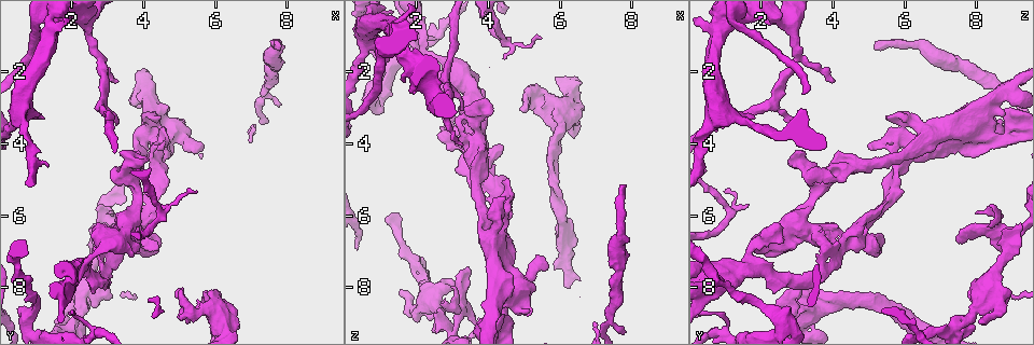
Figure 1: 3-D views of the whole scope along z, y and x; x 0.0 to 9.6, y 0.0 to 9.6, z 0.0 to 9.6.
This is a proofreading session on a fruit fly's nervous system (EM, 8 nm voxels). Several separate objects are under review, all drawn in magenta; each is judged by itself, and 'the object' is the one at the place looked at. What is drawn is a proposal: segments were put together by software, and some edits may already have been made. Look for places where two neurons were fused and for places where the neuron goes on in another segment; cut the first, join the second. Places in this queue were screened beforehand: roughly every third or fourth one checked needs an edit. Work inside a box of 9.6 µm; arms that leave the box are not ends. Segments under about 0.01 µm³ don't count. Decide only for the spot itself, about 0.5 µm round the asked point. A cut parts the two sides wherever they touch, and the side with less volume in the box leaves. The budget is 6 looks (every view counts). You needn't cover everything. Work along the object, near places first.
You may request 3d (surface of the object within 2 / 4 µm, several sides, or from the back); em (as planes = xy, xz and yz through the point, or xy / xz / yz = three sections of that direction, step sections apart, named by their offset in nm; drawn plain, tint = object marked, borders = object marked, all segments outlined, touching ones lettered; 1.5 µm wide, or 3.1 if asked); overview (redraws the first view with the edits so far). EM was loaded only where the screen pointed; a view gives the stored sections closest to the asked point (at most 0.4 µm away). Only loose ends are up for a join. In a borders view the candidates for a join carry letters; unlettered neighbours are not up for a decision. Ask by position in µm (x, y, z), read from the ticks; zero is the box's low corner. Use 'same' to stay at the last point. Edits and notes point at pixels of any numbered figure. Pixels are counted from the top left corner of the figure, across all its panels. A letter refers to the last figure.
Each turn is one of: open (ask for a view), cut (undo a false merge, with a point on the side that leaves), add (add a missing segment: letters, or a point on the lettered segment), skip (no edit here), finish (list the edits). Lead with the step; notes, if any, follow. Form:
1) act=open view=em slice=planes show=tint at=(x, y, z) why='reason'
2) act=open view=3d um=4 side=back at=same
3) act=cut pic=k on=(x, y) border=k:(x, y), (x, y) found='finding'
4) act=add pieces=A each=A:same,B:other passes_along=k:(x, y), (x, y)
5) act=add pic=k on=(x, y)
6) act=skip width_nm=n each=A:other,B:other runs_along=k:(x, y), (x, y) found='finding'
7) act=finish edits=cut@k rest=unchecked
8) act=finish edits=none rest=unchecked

act=open view=em slice=xy step=8 show=tint at=(2.90, 6.85, 3.85) why='abrupt turn'

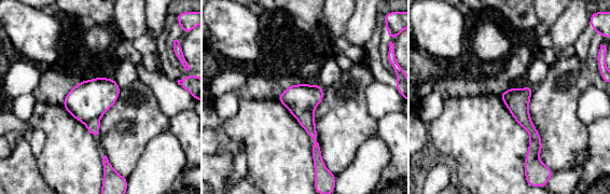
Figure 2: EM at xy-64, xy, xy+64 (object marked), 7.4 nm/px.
act=open view=em slice=planes show=tint at=same why='another direction'

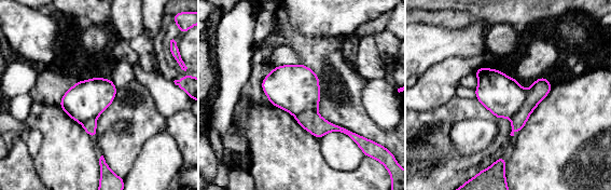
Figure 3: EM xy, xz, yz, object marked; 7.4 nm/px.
act=open view=em slice=planes show=borders at=same why='what lies round it'

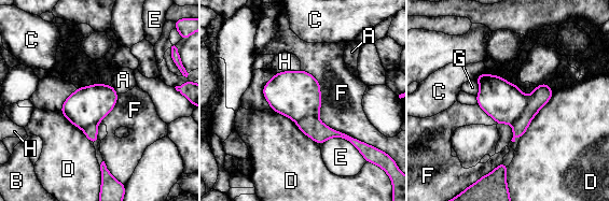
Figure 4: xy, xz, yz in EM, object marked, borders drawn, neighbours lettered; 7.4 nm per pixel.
act=cut pic=4 on=(504, 102) width_nm=300 each=A:other,B:other,C:other,D:other,E:other,F:other,G:other,H:other border=4:(528, 97), (524, 112), (512, 123) found='a second neuron is stuck on'

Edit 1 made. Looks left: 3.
act=open view=3d um=4 side=back at=(5.00, 8.00, 3.10) why='free end'

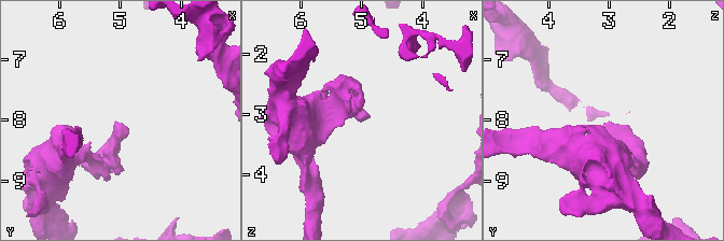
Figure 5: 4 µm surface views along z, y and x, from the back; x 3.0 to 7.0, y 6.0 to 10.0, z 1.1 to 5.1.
act=open view=em slice=xy step=8 show=borders at=(4.95, 8.05, 3.10) why='need the tissue'

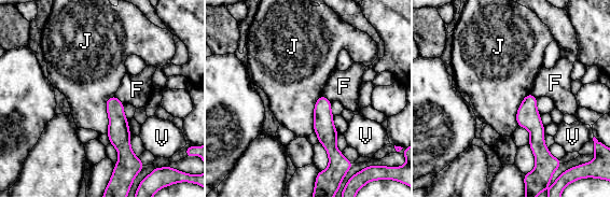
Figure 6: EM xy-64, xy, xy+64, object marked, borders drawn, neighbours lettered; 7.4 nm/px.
act=open view=em slice=planes show=borders at=same

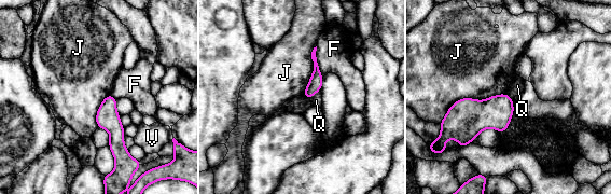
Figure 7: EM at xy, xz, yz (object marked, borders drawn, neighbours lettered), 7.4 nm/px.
act=skip each=F:other,J:other,Q:other,V:other border=7:(504, 93), (459, 98), (440, 123) found='none of them fits'

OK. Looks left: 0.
act=finish edits=cut@4 rest=unchecked

